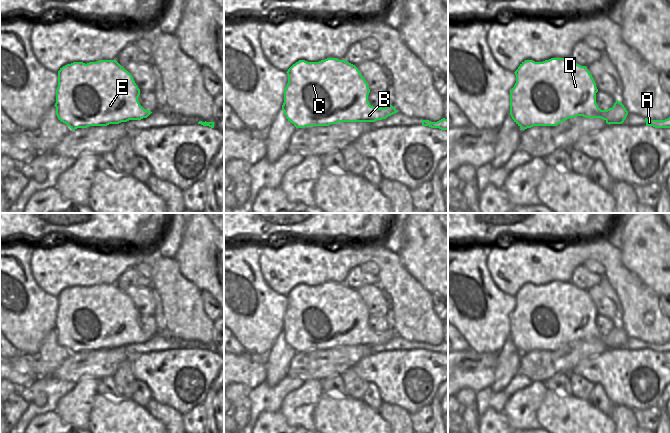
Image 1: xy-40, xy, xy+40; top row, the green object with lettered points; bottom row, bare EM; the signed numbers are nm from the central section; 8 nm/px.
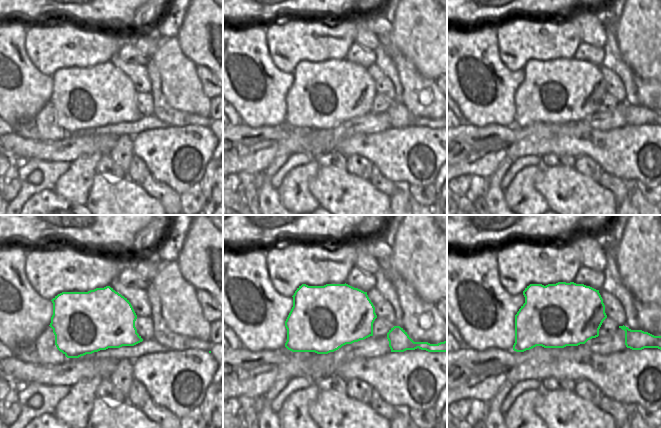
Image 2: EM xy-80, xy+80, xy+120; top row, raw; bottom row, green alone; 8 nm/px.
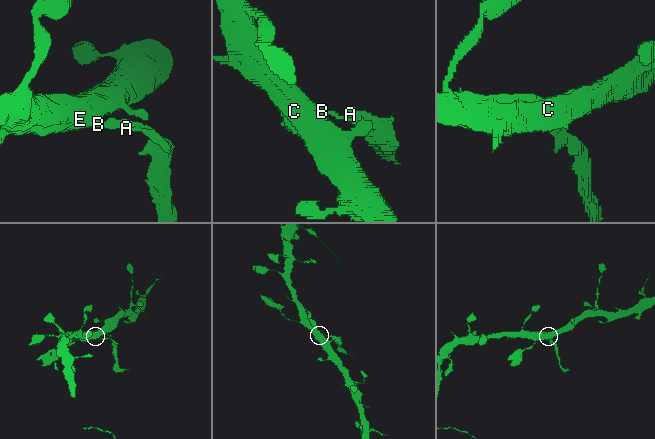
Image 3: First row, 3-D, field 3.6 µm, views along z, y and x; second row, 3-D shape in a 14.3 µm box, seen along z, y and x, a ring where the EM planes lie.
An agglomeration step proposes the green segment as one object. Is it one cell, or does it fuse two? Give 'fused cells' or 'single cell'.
fused cells

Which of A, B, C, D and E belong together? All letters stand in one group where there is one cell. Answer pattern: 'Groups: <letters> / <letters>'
Groups: A / B C D E

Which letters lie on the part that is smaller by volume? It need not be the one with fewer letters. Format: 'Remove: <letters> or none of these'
Remove: A

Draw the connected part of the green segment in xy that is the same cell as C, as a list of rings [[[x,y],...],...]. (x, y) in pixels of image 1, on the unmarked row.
[[[337,282],[319,286],[299,284],[288,295],[288,307],[284,313],[284,339],[296,352],[329,350],[339,346],[375,346],[386,342],[391,333],[370,329],[368,307],[358,292]]]

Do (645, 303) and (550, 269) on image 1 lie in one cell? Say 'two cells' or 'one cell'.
one cell

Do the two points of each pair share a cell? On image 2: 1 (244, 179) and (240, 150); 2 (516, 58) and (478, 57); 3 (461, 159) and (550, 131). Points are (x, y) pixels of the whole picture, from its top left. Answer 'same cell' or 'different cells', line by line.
1: different cells
2: different cells
3: same cell

